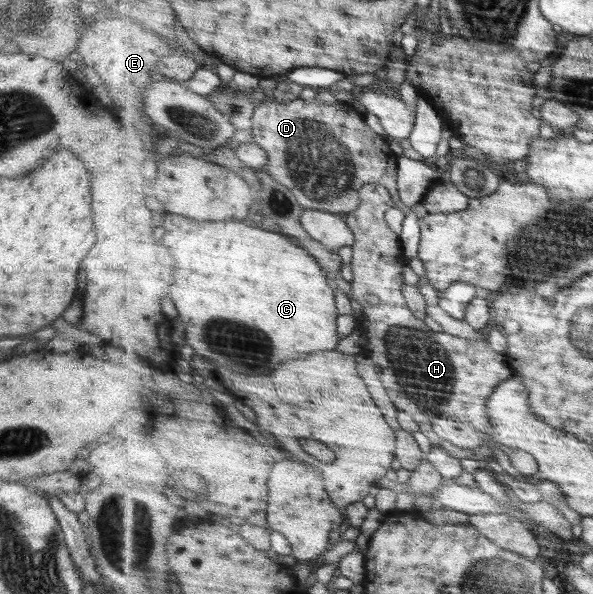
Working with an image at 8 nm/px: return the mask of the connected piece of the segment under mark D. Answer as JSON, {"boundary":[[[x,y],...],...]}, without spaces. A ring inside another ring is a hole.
{"boundary":[[[342,96],[332,104],[327,104],[318,98],[310,101],[298,98],[292,101],[262,102],[257,104],[253,125],[253,142],[261,145],[269,156],[269,163],[264,168],[265,172],[291,188],[304,208],[346,215],[361,206],[359,190],[365,184],[381,182],[392,193],[397,207],[406,209],[401,201],[398,184],[400,156],[391,150],[388,137],[379,136],[371,126],[367,126],[365,113],[355,109],[353,102],[347,96]]]}

